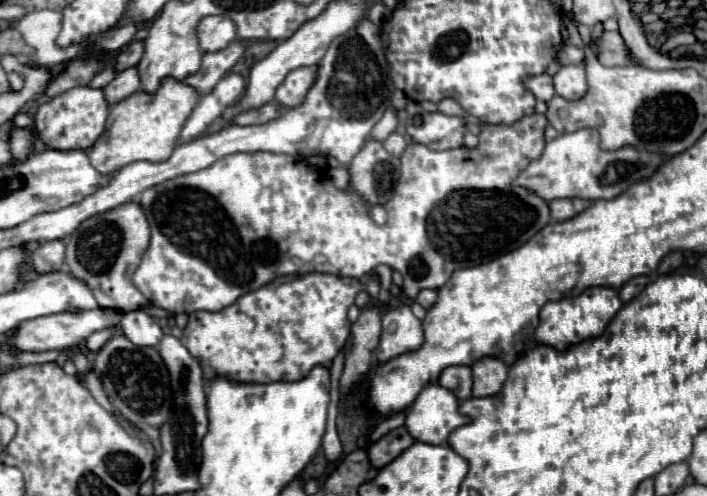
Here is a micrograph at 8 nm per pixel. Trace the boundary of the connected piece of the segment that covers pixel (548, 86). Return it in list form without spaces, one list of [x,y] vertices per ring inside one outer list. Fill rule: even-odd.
[[[539,74],[539,76],[533,76],[533,78],[527,78],[525,80],[525,86],[527,90],[537,98],[537,100],[551,100],[553,94],[555,94],[555,88],[553,88],[553,78],[547,76],[547,74]]]

